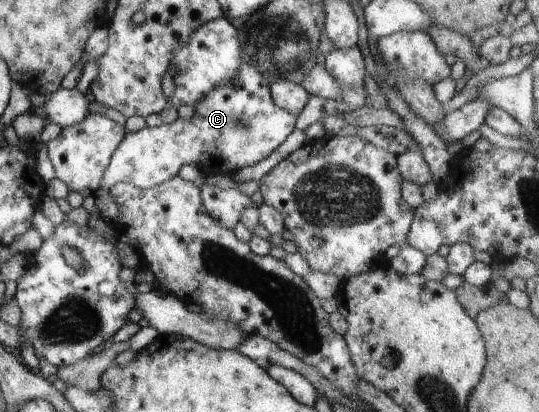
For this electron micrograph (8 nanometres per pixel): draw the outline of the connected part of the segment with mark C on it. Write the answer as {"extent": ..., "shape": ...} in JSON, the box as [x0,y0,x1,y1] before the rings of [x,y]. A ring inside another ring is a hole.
{"extent":[100,63,297,190],"shape":[[[242,63],[234,78],[215,86],[198,103],[193,104],[194,115],[190,120],[178,117],[172,123],[163,123],[157,127],[146,126],[139,131],[127,132],[112,153],[100,187],[109,190],[115,184],[130,183],[141,189],[152,188],[178,175],[184,164],[197,166],[204,173],[233,176],[241,168],[258,164],[268,158],[292,134],[297,119],[296,115],[274,102],[268,79],[253,64]]]}

